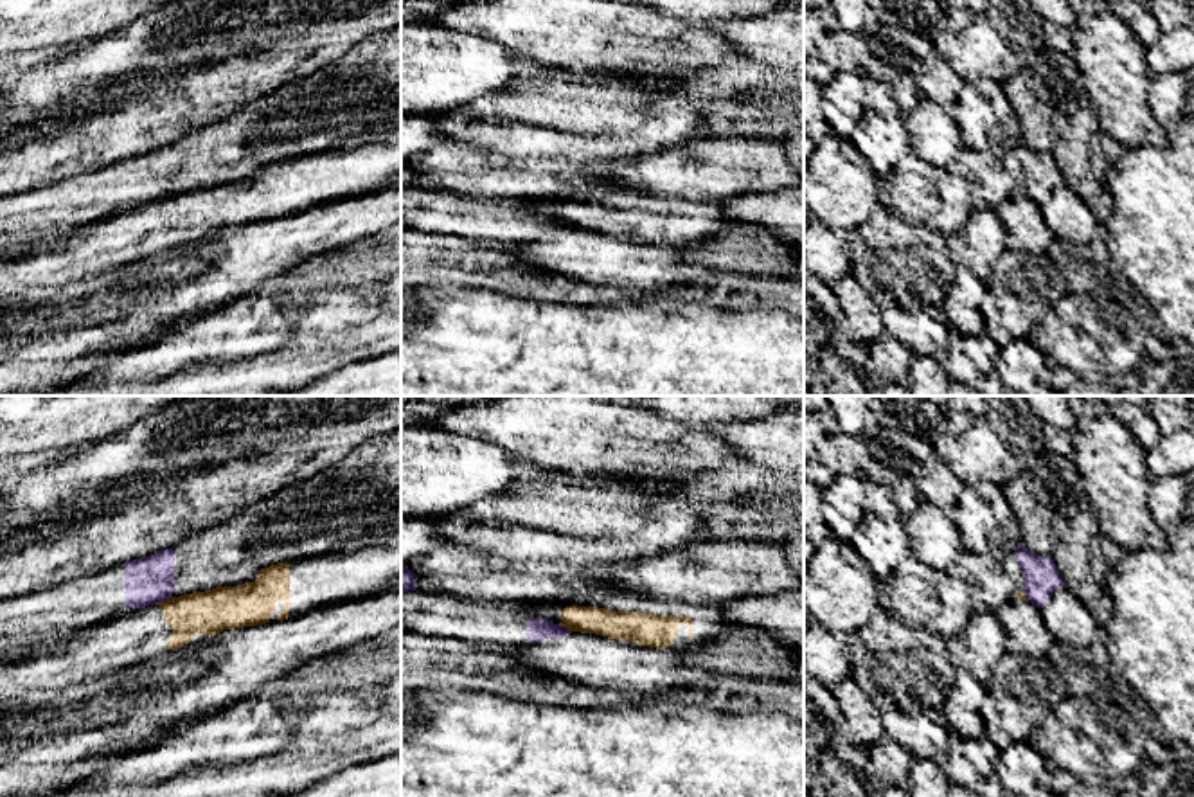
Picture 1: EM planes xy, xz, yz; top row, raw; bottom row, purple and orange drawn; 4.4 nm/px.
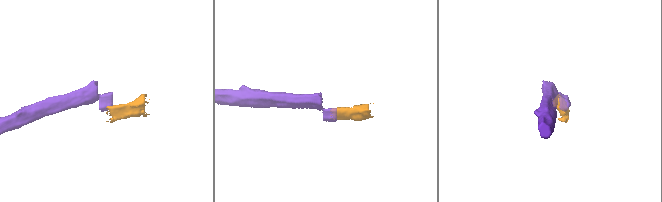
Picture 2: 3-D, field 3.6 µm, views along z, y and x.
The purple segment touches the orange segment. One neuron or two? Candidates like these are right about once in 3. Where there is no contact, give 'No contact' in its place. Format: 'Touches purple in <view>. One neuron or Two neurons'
Touches purple in xy. Two neurons

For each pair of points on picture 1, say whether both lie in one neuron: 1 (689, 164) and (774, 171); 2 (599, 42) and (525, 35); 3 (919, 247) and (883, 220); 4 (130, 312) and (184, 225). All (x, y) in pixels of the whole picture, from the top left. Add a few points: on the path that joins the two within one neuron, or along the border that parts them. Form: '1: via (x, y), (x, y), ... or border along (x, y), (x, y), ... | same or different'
1: via (711, 166), (752, 166) | same
2: via (581, 35), (543, 35) | same
3: via (910, 247), (892, 229) | same
4: border along (193, 236), (130, 263) | different

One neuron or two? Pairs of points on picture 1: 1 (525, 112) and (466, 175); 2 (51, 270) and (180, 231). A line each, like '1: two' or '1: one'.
1: two
2: one

